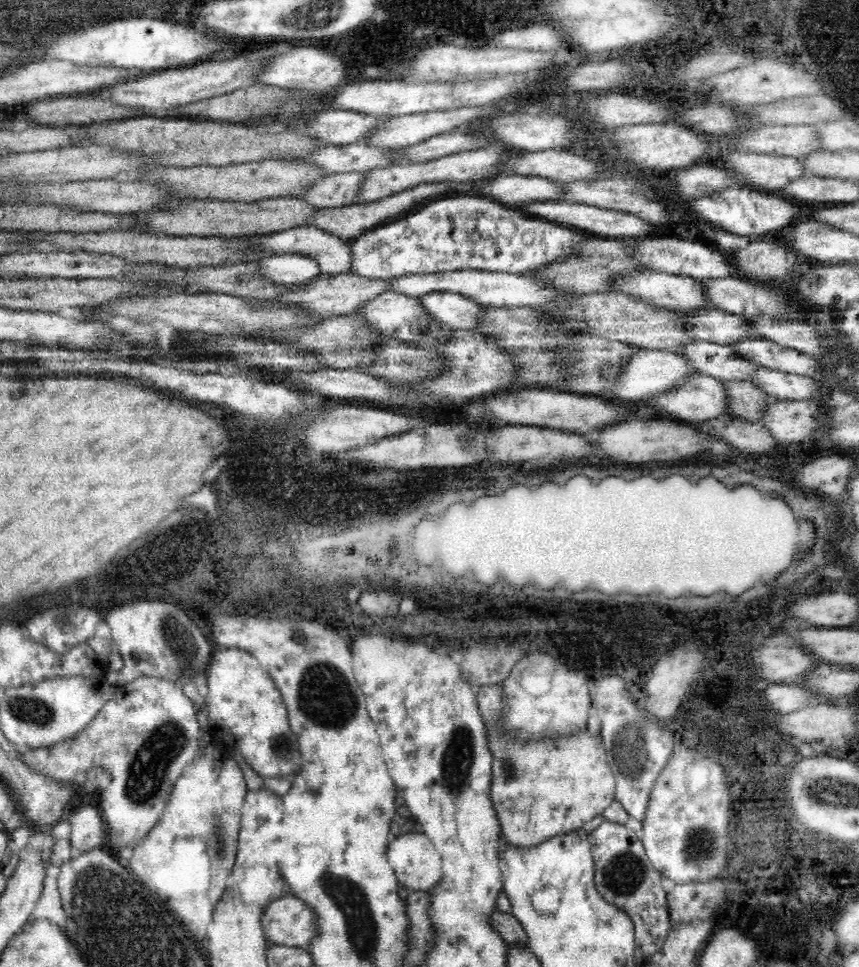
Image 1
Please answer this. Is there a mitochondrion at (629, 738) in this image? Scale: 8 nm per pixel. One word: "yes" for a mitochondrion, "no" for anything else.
yes

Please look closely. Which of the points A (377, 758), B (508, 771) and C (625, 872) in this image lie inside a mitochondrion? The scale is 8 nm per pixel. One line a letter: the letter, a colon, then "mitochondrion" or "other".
A: other
B: mitochondrion
C: mitochondrion

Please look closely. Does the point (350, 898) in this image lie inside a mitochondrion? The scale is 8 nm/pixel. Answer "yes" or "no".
yes

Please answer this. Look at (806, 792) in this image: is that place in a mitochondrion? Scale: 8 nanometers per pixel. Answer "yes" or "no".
yes

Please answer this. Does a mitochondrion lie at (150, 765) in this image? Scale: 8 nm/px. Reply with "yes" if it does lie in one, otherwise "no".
yes

